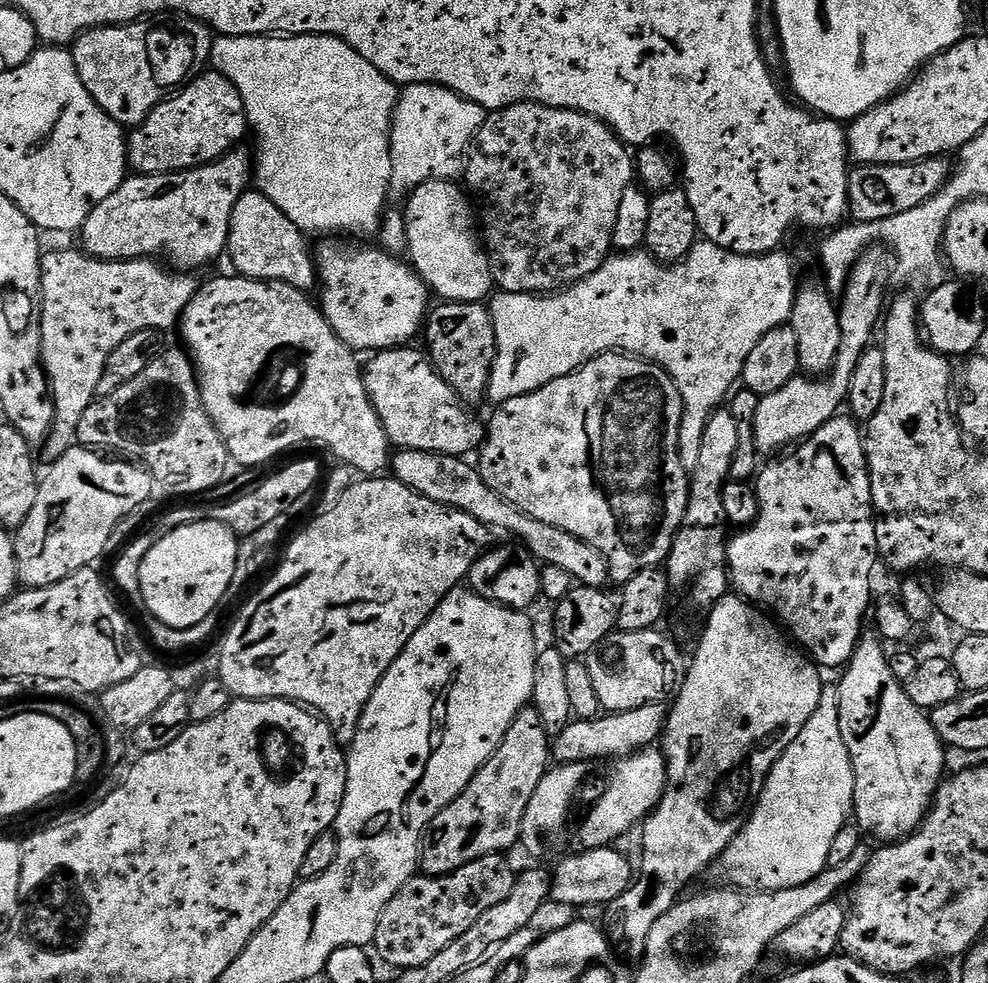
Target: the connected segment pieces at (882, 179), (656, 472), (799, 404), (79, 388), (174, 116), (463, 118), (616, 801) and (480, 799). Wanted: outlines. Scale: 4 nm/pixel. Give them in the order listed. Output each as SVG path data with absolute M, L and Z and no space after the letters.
M933 158L930 160L919 160L916 164L865 164L856 166L848 173L848 210L853 221L865 224L866 222L878 222L886 218L894 218L898 214L906 214L906 210L914 210L914 206L922 206L922 202L926 202L930 198L934 198L934 194L938 194L948 184L948 178L952 175L954 168L950 163L947 164L947 159Z
M619 351L604 352L590 362L586 362L578 370L534 390L528 396L510 398L495 409L492 421L487 421L486 435L479 449L480 464L478 471L484 479L484 484L494 490L506 502L518 506L530 518L538 518L550 526L558 526L558 530L566 530L574 534L582 542L594 546L606 558L608 575L611 583L622 586L630 582L642 570L659 568L668 559L668 551L676 541L676 534L684 527L684 518L688 515L688 486L690 472L682 466L682 458L678 454L678 434L684 413L684 403L680 397L678 386L661 370L659 364L650 364L647 360L639 359L631 354L621 354Z
M873 246L861 254L848 273L848 283L844 285L838 300L842 346L831 372L823 378L797 374L790 382L786 382L786 386L782 386L782 390L774 390L774 394L760 397L758 410L752 415L757 453L776 452L787 444L799 445L818 430L822 430L822 426L826 426L826 422L834 419L845 407L850 378L854 378L854 366L858 366L862 354L873 343L872 335L875 332L877 335L878 325L886 312L884 295L888 292L892 271L895 273L897 268L896 257L887 247Z
M77 252L43 253L40 262L40 289L42 290L42 367L48 375L48 386L56 417L48 441L42 445L45 461L62 458L77 443L76 431L82 414L97 399L98 382L102 382L102 370L110 362L110 354L122 346L130 334L142 330L175 329L179 325L186 306L196 297L197 277L169 270L163 263L152 258L143 260L97 260L96 257Z
M205 70L195 80L185 83L183 86L185 88L173 100L168 100L168 98L161 99L160 105L144 119L143 124L131 129L130 135L127 137L128 166L133 173L143 174L145 176L160 176L163 172L187 172L189 168L200 168L204 164L221 160L227 152L231 152L233 148L237 147L243 141L240 139L244 135L249 135L250 125L248 123L248 115L246 114L246 106L242 102L242 94L238 94L234 82L230 82L221 72Z
M409 84L397 95L390 130L390 186L393 197L407 198L418 186L431 180L455 181L461 175L468 146L482 126L486 109L459 96L441 84Z
M643 750L617 759L611 766L612 777L608 780L608 789L604 797L588 812L588 817L580 824L581 849L606 848L615 845L632 827L639 825L658 806L668 789L668 764L663 751Z
M529 706L516 715L514 722L510 722L510 730L506 730L506 738L502 738L502 742L498 746L498 750L493 754L482 766L482 770L478 770L478 774L474 774L474 778L470 782L470 786L466 786L466 790L462 790L462 794L458 798L454 798L454 802L450 802L450 806L446 806L437 816L428 824L428 831L424 833L424 839L420 845L420 867L419 871L425 876L445 876L454 870L458 870L462 866L466 866L470 862L474 862L483 856L495 856L497 854L507 853L507 848L517 847L520 844L520 831L522 830L522 818L526 814L526 806L530 806L530 798L534 794L534 790L538 790L538 782L542 782L542 778L547 774L550 767L550 733L544 727L542 718L537 714L535 708Z

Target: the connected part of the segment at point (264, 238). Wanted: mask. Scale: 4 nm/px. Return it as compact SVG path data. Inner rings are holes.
M249 190L238 198L234 206L234 214L230 214L230 234L228 235L228 246L226 249L227 259L232 259L232 264L239 275L245 276L248 280L262 280L265 282L275 282L278 284L288 284L292 288L309 290L316 288L318 284L318 275L316 273L316 262L313 249L308 249L305 233L301 232L270 198L266 198L264 192Z

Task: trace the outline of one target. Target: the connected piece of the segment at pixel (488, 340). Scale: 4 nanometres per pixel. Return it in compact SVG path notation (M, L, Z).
M444 302L426 316L428 348L426 355L436 372L453 388L465 405L485 399L488 379L496 357L496 335L491 311L483 303L453 304Z

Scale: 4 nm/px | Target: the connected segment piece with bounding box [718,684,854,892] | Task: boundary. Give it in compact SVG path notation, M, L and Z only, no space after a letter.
M834 684L825 685L818 708L802 728L802 733L798 734L794 742L790 742L790 746L786 746L778 762L770 770L762 794L756 799L744 829L719 858L718 868L724 871L725 878L732 883L729 885L740 890L777 892L808 884L810 878L828 867L830 846L834 843L838 830L849 823L854 802L854 770L838 723L839 701L839 687Z

